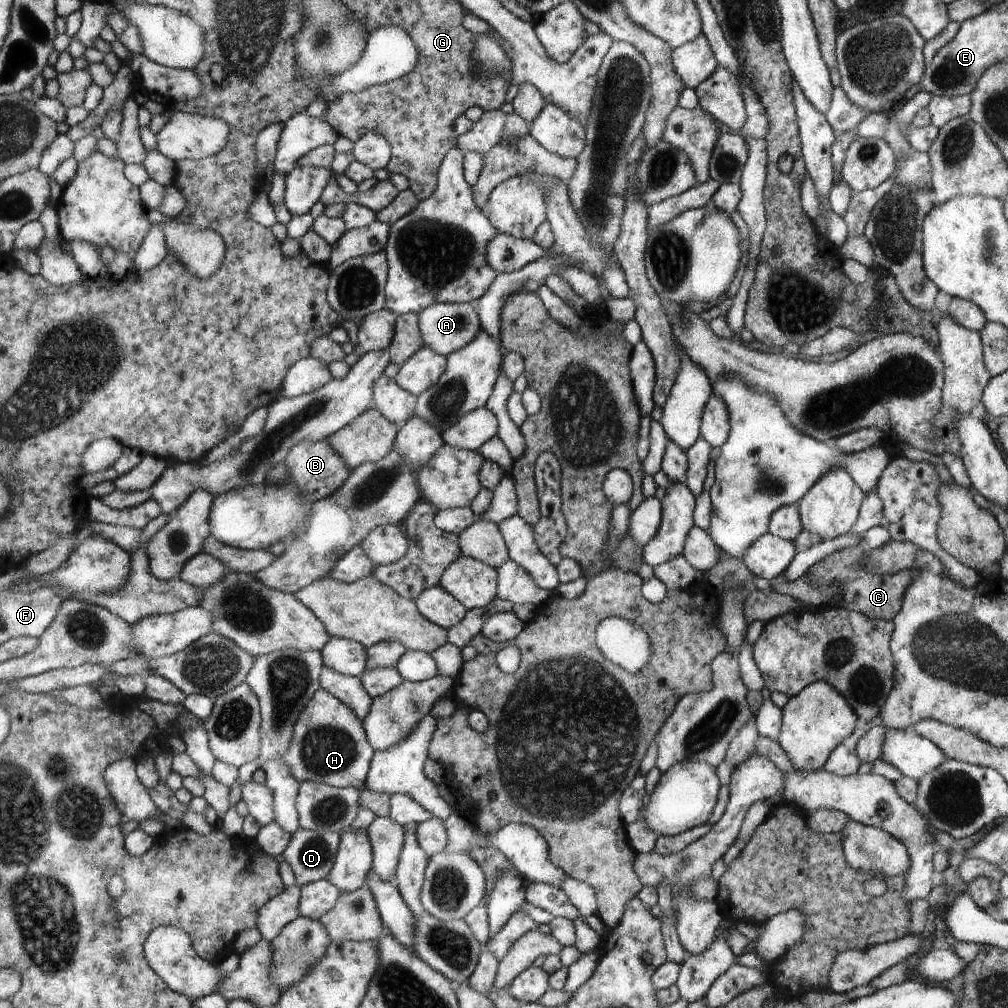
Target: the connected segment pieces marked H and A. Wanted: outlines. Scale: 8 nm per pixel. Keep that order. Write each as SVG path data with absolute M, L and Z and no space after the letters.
M319 687L295 724L295 734L281 762L291 768L299 781L311 781L332 787L364 790L375 749L367 738L365 722L342 700Z
M439 303L420 312L420 330L426 346L448 357L475 340L482 328L480 316L468 303Z

